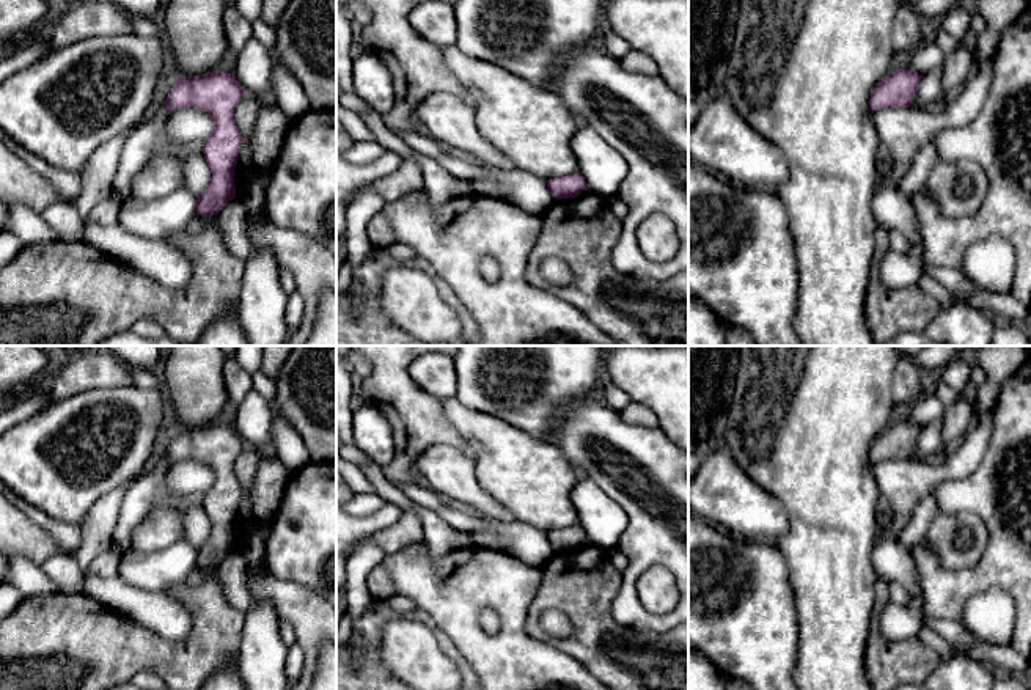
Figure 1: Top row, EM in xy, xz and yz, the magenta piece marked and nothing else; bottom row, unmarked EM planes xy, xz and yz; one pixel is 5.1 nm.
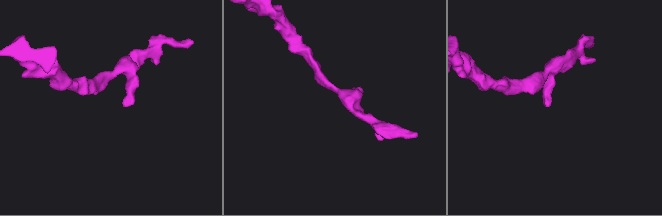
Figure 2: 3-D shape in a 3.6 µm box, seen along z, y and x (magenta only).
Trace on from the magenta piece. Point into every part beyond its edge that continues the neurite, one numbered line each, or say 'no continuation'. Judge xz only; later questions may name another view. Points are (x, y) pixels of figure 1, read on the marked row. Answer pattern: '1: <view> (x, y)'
no continuation

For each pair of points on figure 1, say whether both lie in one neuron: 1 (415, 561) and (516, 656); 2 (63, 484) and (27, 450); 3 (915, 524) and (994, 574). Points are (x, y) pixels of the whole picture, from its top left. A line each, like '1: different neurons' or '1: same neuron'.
1: same neuron
2: same neuron
3: different neurons

